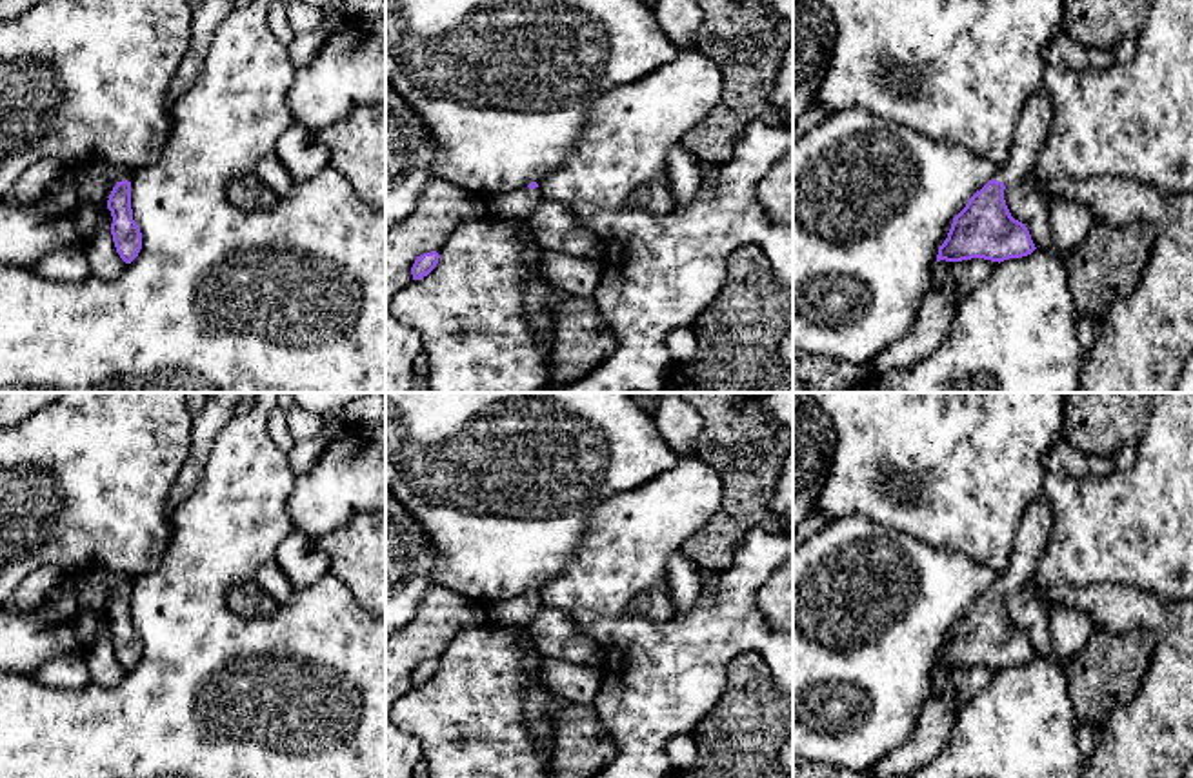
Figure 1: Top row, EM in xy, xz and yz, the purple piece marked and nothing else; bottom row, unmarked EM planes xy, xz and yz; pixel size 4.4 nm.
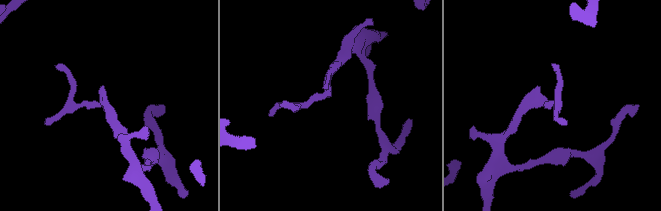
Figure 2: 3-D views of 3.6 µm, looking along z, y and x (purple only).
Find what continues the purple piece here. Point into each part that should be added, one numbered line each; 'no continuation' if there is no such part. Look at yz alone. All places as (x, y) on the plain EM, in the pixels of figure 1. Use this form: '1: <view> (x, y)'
1: yz (1032, 537)

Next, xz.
1: xz (519, 611)

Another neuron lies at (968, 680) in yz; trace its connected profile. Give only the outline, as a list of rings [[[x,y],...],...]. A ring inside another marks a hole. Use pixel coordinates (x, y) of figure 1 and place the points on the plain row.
[[[971,665],[962,669],[940,667],[933,673],[931,698],[944,693],[946,687],[953,685],[958,696],[958,707],[962,709],[977,693],[987,687],[997,676],[998,669]]]

